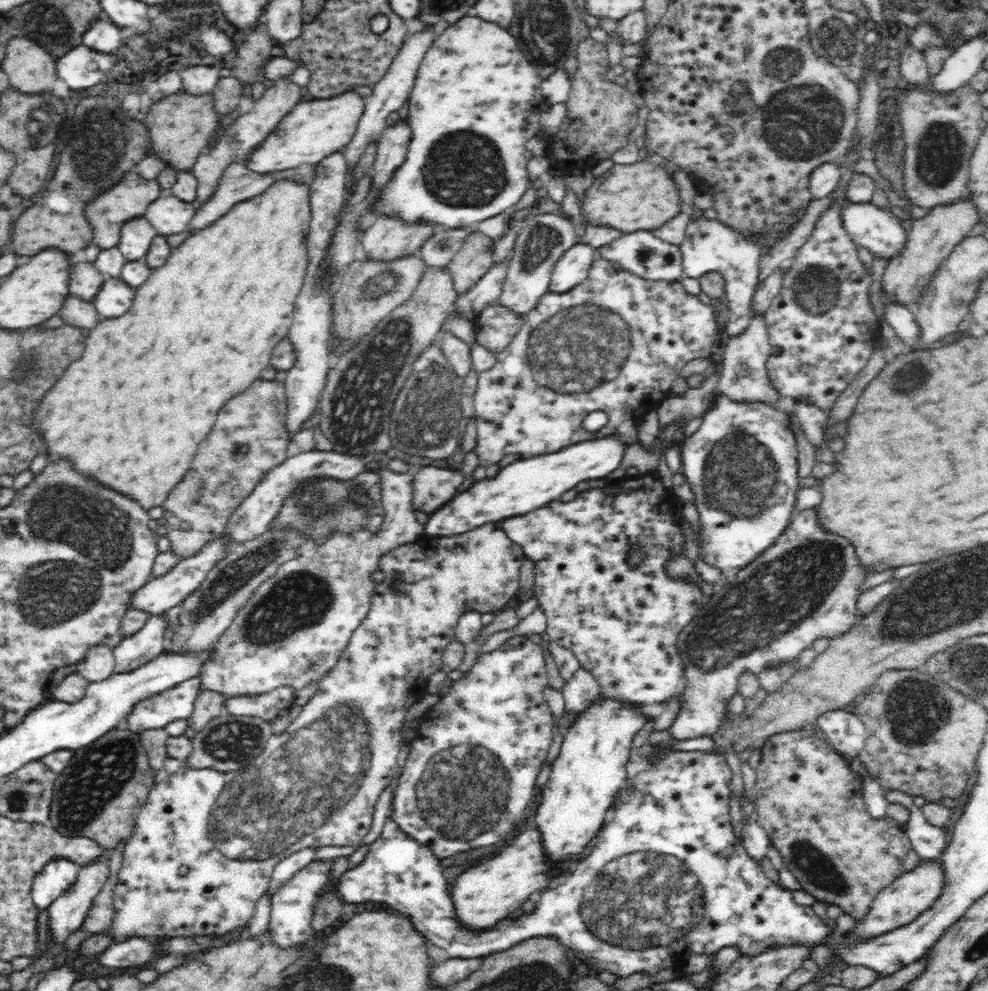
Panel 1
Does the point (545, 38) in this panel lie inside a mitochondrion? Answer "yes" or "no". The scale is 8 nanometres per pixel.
yes

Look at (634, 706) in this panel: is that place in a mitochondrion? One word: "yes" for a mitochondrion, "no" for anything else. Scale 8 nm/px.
no

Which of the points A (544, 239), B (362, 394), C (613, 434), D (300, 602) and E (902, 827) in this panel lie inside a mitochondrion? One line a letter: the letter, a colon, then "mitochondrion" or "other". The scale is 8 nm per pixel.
A: mitochondrion
B: mitochondrion
C: other
D: mitochondrion
E: other

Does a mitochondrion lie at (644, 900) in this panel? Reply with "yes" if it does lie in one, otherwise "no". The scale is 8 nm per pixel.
yes

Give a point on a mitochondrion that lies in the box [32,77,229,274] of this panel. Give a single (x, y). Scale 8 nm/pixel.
(93, 157)

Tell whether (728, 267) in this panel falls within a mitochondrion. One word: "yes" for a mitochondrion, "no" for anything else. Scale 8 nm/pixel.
no

